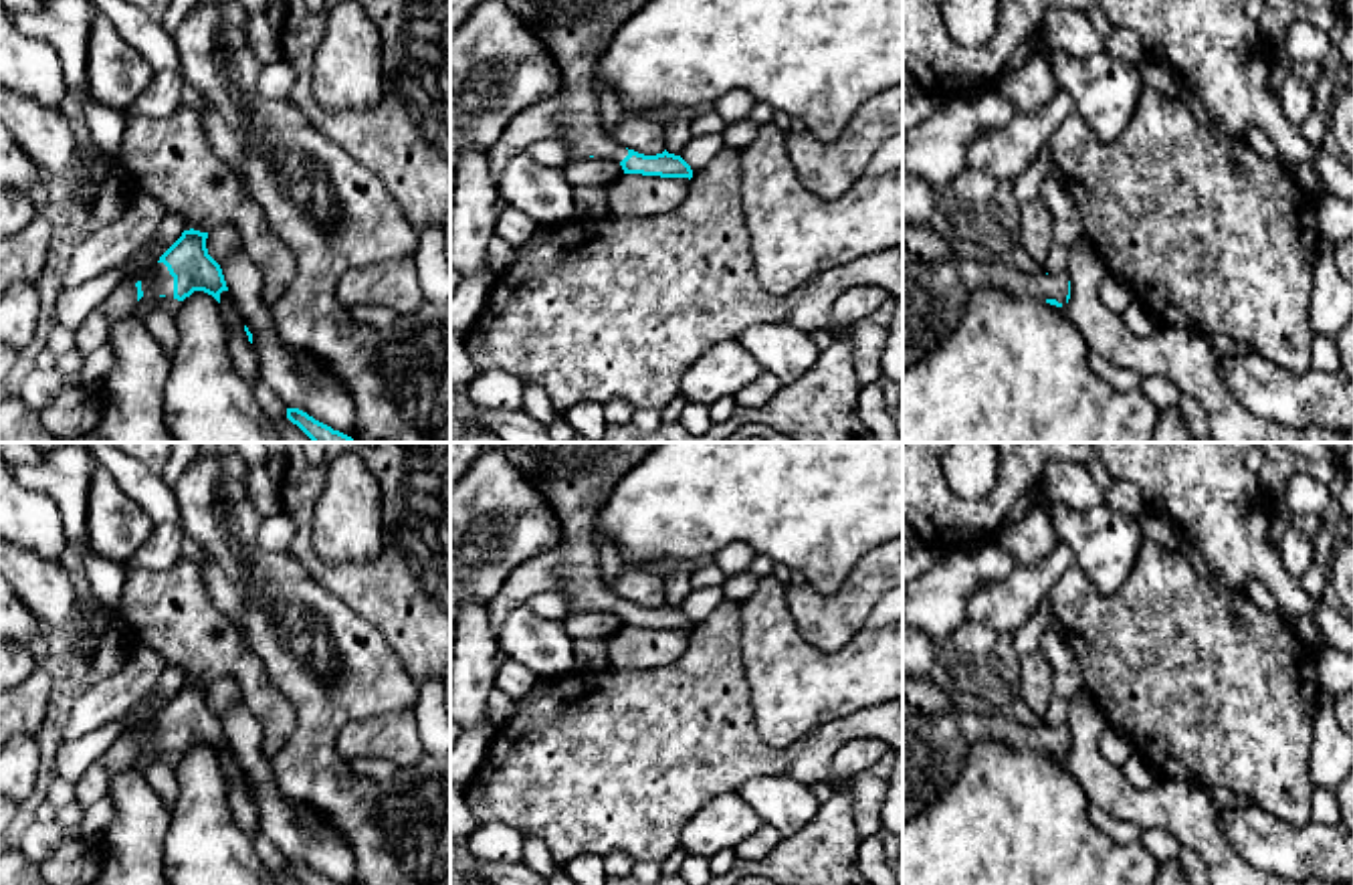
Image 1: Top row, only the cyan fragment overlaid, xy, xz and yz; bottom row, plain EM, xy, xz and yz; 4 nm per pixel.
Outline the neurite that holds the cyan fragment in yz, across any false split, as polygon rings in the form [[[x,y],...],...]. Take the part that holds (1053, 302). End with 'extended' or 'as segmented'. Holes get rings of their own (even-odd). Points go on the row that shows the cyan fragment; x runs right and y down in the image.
[[[961,257],[903,265],[903,370],[957,329],[965,301],[981,289],[998,289],[1016,299],[1042,299],[1056,307],[1070,299],[1066,273],[1032,277],[1018,267],[981,265]]]; extended

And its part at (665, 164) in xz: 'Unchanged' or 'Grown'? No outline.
Grown

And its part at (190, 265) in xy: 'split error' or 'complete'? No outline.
split error

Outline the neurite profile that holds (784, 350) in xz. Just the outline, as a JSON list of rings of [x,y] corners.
[[[757,323],[737,339],[782,386],[804,378],[820,356],[812,333],[792,323]]]

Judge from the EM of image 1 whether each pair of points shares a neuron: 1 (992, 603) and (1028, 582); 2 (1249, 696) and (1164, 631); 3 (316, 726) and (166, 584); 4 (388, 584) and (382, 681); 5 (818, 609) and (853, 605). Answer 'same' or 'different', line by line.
1: same
2: same
3: different
4: different
5: same

